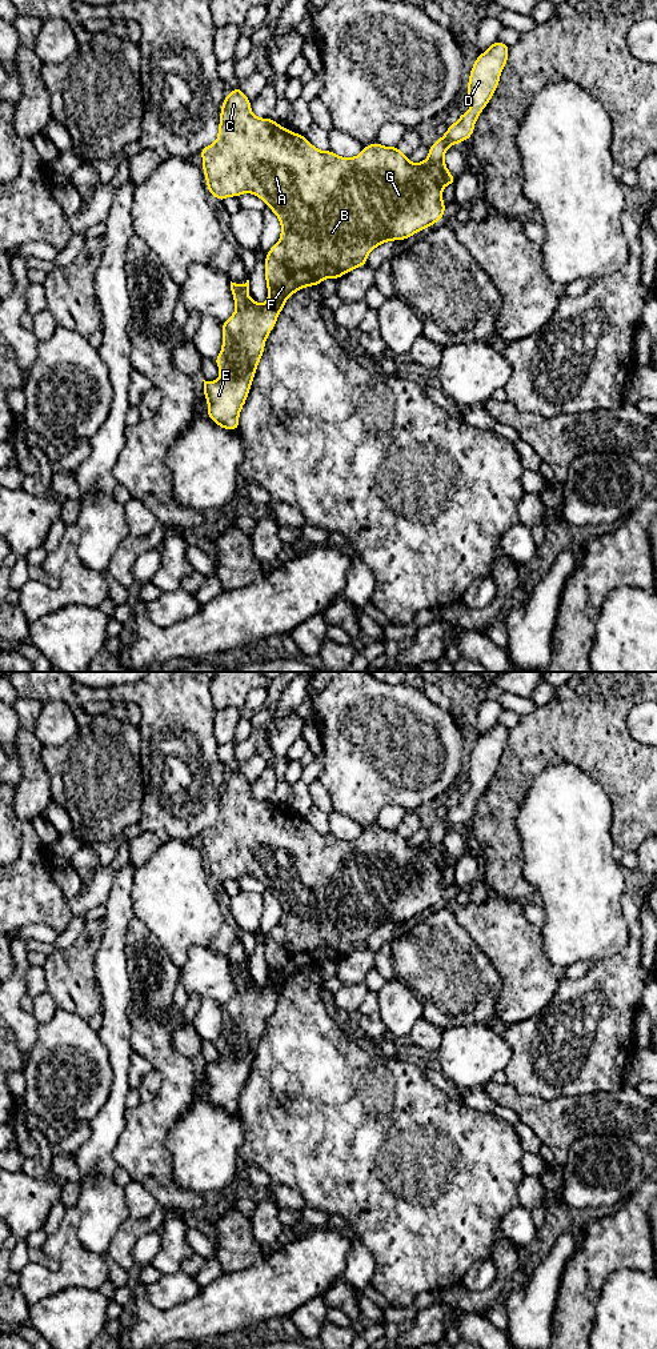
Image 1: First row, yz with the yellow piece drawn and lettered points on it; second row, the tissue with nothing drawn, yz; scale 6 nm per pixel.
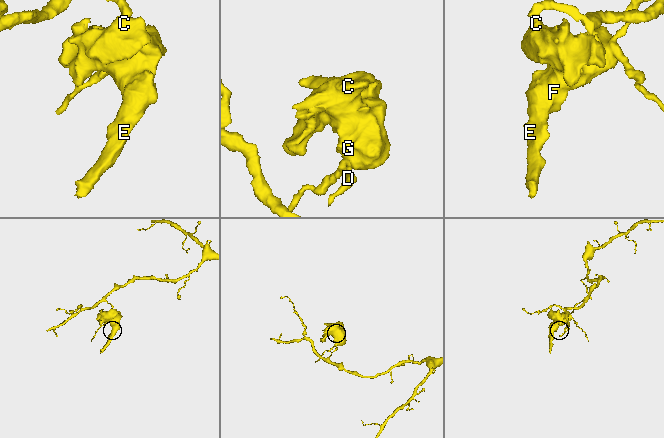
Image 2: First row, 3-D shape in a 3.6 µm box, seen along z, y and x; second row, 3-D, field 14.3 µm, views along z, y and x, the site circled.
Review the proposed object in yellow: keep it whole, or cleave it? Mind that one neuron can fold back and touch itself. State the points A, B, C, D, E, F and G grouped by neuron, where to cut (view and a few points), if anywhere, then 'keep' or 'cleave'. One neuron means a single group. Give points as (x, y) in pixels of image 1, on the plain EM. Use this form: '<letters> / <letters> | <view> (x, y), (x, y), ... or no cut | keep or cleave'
A B C E F G / D | yz (427, 841), (428, 847), (445, 867) | cleave

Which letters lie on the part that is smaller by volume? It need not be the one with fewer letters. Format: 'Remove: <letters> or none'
Remove: A, B, C, E, F, G

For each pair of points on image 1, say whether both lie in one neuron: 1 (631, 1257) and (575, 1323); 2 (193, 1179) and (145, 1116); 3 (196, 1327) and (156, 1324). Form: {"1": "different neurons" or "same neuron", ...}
{"1": "same neuron", "2": "different neurons", "3": "same neuron"}

